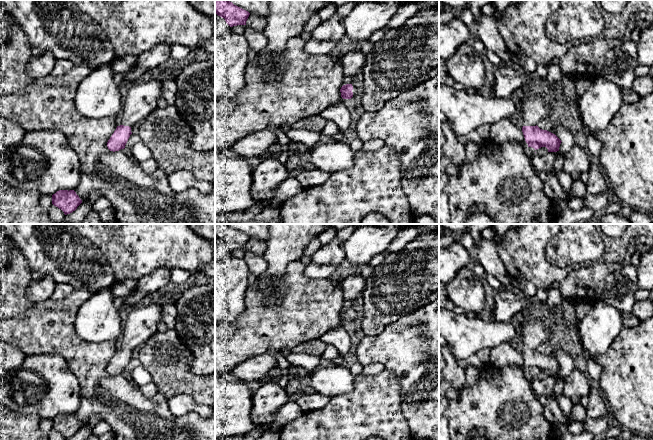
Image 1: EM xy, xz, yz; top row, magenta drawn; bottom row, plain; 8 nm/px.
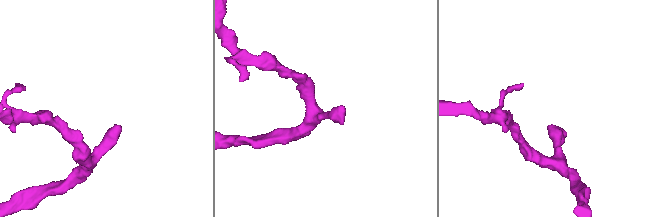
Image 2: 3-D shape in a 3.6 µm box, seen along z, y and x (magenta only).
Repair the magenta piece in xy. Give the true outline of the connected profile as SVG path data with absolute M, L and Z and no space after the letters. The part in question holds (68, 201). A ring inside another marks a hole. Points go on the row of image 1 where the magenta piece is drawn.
M59 190L52 195L52 204L61 209L65 215L72 213L82 203L74 190Z

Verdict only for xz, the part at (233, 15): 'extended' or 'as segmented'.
as segmented

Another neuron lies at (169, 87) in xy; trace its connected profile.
M173 78L162 80L162 97L167 101L168 105L174 105L176 94L176 80Z

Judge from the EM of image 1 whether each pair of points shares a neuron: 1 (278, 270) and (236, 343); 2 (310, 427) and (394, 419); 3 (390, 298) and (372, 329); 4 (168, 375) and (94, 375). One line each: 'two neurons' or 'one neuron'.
1: two neurons
2: one neuron
3: one neuron
4: two neurons

